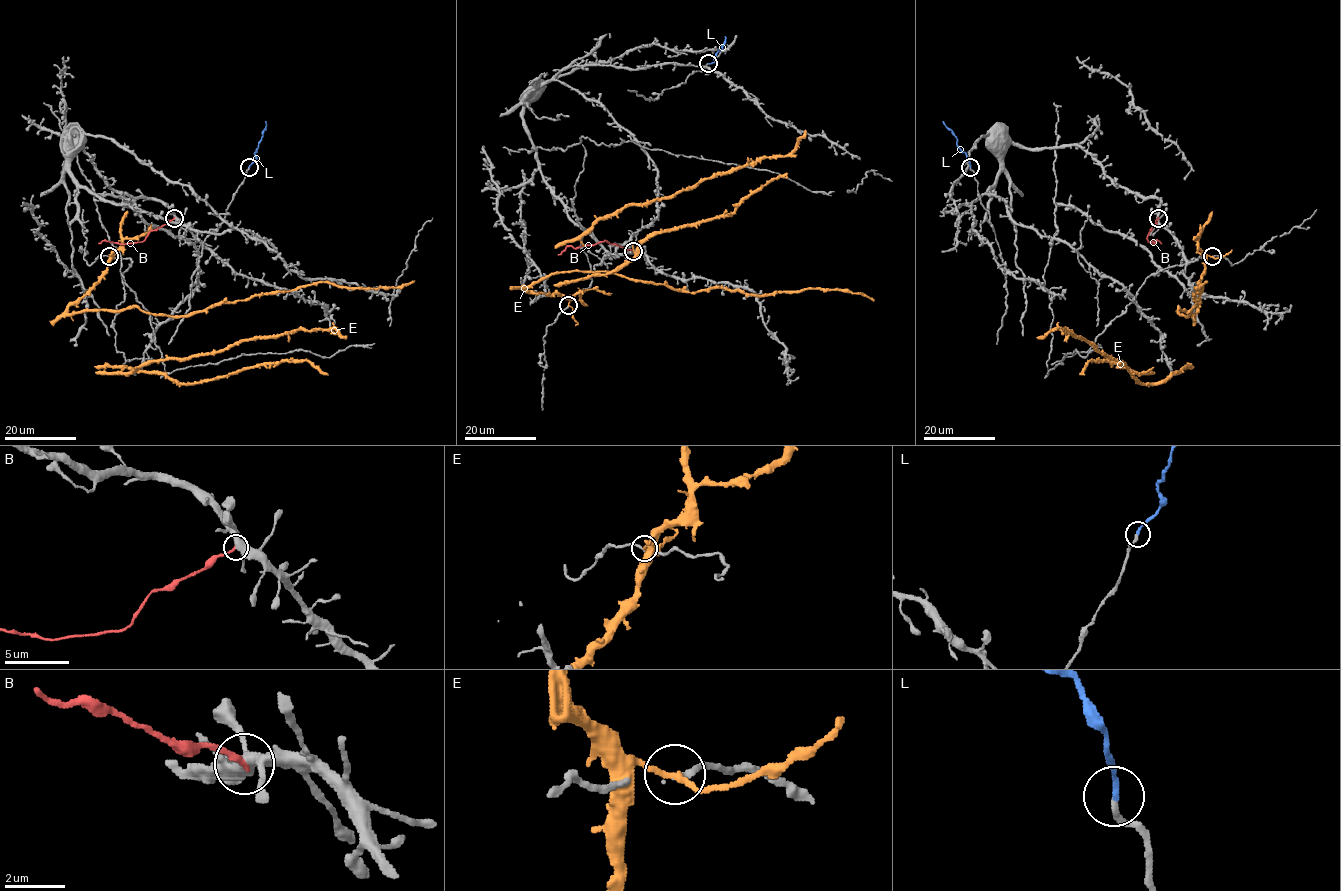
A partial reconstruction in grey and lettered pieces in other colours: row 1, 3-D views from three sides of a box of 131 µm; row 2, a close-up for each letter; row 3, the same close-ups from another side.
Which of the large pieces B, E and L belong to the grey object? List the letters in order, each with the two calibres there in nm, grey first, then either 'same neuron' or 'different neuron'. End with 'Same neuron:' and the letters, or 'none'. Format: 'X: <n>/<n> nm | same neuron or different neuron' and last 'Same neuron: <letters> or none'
B: 380/200 nm | different neuron
E: 190/160 nm | different neuron
L: 200/180 nm | same neuron
Same neuron: L

